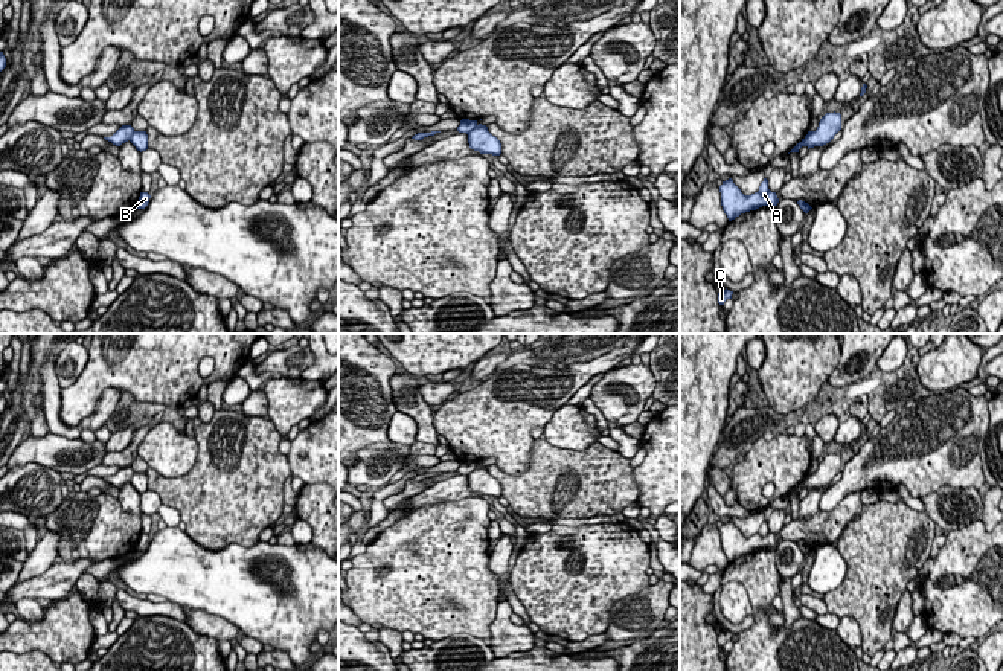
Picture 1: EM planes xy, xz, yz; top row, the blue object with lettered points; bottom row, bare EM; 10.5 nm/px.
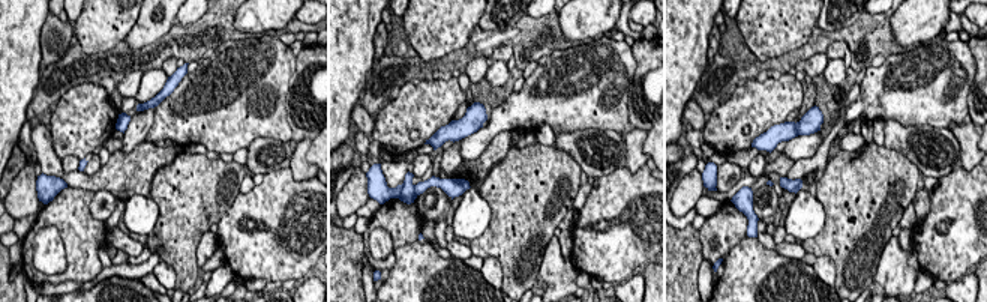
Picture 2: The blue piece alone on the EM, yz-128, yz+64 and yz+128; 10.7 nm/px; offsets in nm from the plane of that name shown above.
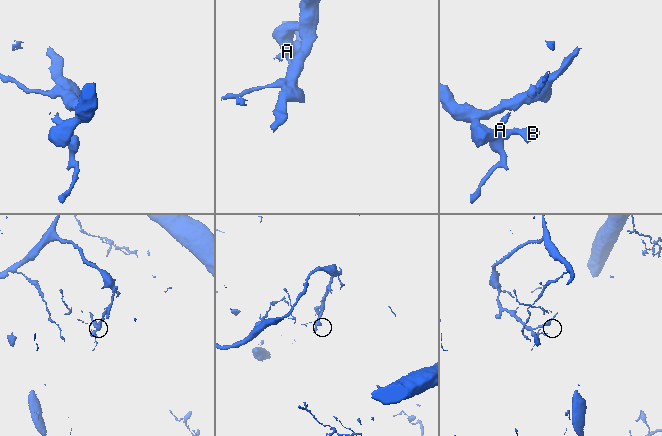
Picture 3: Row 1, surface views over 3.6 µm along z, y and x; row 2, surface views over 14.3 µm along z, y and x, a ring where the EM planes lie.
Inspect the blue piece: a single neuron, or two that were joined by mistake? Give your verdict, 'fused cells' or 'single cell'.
fused cells

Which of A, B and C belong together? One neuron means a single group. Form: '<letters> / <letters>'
A / B C

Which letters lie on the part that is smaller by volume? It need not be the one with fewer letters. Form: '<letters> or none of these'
A

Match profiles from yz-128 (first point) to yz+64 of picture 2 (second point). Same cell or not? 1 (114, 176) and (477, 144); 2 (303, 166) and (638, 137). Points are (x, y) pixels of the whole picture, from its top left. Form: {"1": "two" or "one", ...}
{"1": "two", "2": "one"}

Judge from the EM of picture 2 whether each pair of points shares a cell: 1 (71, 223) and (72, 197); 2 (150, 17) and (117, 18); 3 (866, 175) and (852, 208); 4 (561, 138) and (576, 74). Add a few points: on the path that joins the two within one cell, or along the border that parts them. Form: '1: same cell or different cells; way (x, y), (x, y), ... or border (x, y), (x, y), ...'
1: same cell; way (71, 217), (71, 203)
2: different cells; border (140, 15), (123, 39)
3: same cell; way (866, 182), (864, 196), (860, 200)
4: different cells; border (597, 128), (560, 131), (555, 135)

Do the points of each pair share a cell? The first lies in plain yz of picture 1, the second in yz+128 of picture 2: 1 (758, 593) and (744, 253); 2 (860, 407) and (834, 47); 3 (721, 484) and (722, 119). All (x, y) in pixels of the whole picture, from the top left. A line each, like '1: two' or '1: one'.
1: two
2: one
3: two

